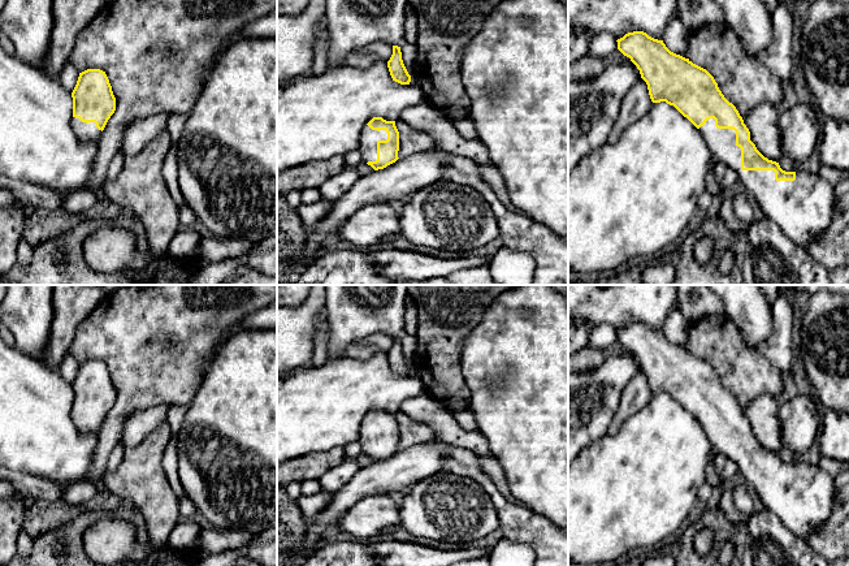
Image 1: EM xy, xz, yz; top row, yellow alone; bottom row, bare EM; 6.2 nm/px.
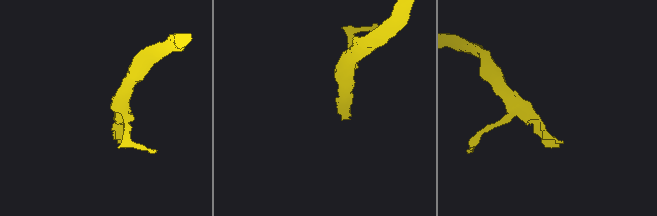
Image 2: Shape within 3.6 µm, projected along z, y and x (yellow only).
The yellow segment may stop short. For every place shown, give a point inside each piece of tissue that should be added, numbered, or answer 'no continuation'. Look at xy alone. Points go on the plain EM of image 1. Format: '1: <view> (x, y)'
1: xy (89, 423)

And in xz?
1: xz (368, 432)

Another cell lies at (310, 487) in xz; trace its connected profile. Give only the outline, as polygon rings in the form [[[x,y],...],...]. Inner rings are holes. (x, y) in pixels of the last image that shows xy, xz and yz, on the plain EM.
[[[306,480],[300,484],[302,496],[313,496],[322,491],[319,480]]]

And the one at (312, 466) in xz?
[[[338,446],[322,454],[307,454],[298,459],[281,462],[277,465],[277,487],[286,489],[293,483],[320,480],[346,459],[345,448]]]

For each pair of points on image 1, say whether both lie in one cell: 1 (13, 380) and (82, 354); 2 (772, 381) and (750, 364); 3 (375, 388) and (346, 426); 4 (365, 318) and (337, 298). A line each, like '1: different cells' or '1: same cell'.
1: different cells
2: same cell
3: same cell
4: same cell

